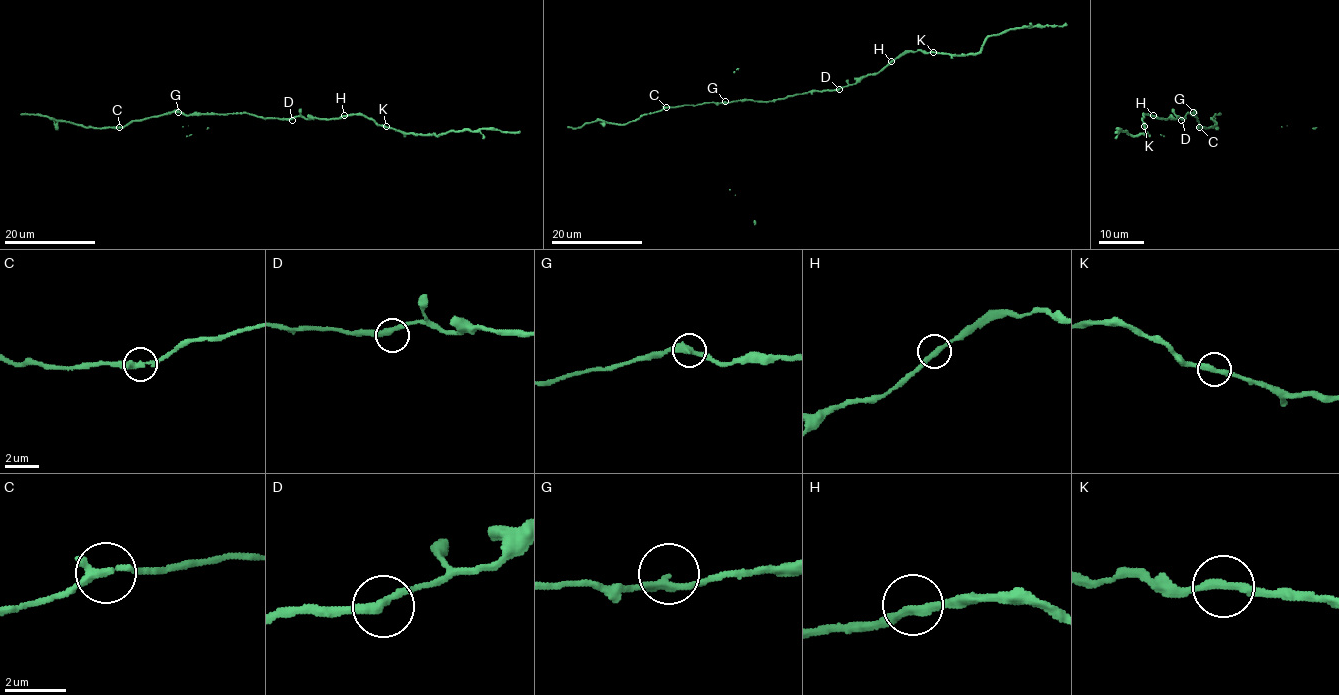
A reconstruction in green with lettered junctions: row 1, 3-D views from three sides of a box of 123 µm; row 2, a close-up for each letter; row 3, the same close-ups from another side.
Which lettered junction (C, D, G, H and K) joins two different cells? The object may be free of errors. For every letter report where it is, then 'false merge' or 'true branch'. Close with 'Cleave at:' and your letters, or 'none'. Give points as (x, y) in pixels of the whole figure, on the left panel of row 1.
C: (119, 127) | true branch
D: (292, 120) | true branch
G: (178, 112) | true branch
H: (344, 115) | true branch
K: (386, 126) | true branch
Cleave at: none

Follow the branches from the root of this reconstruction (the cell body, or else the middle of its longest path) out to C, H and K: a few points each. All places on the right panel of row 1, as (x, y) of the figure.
C: (1183, 118), (1187, 113), (1193, 115), (1195, 112), (1200, 127)
H: (1183, 118), (1156, 118), (1153, 115)
K: (1183, 118), (1158, 118), (1146, 114), (1143, 117), (1144, 126)

